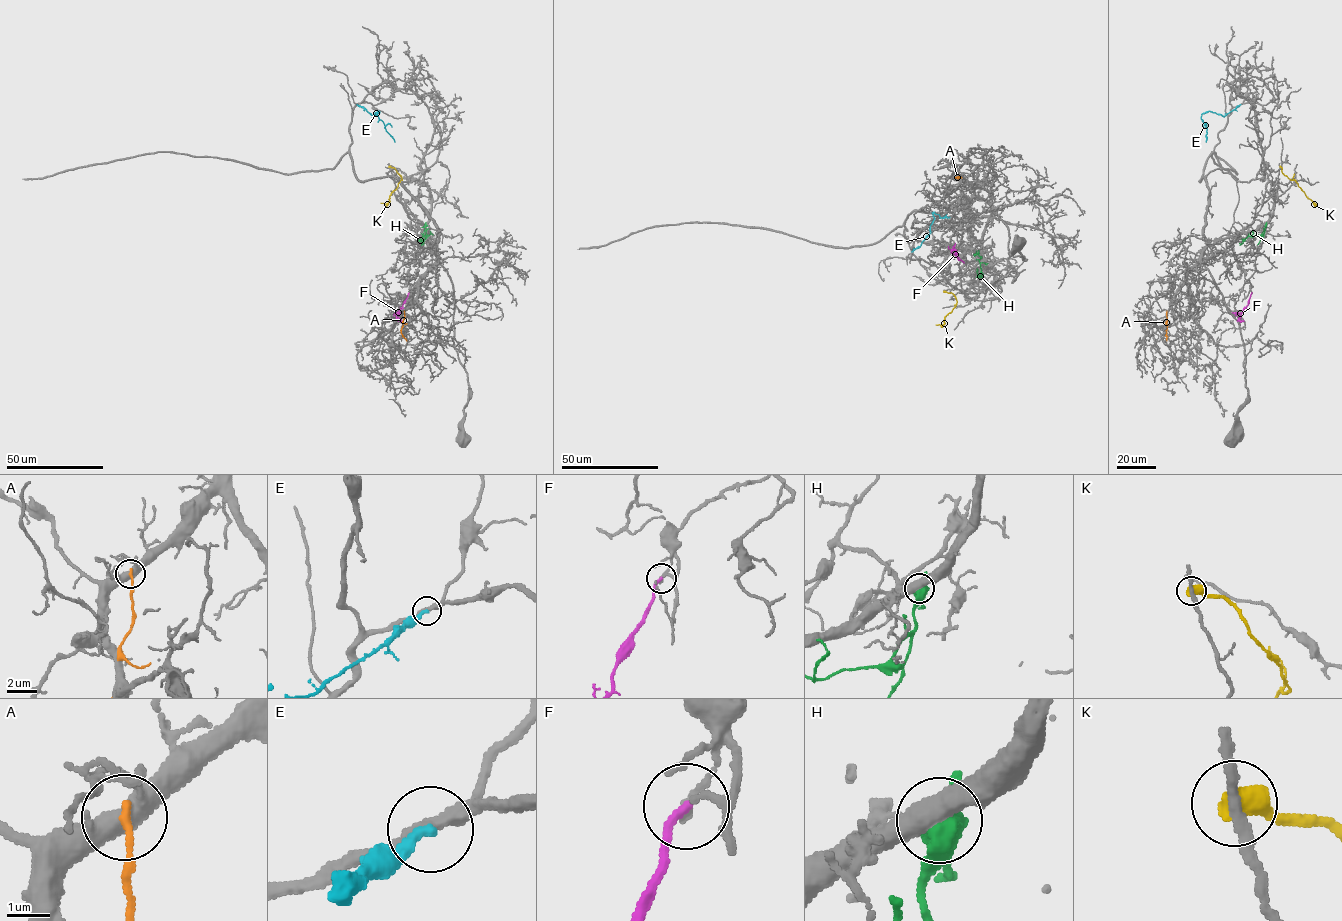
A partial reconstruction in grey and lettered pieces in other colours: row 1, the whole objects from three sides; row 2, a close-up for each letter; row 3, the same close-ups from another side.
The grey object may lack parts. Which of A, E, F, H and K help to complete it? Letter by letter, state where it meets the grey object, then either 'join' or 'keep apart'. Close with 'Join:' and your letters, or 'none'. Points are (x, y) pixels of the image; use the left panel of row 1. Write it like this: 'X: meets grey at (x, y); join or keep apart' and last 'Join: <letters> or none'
A: meets grey at (404, 311); keep apart
E: meets grey at (357, 104); keep apart
F: meets grey at (409, 292); keep apart
H: meets grey at (426, 224); keep apart
K: meets grey at (389, 166); keep apart
Join: none

